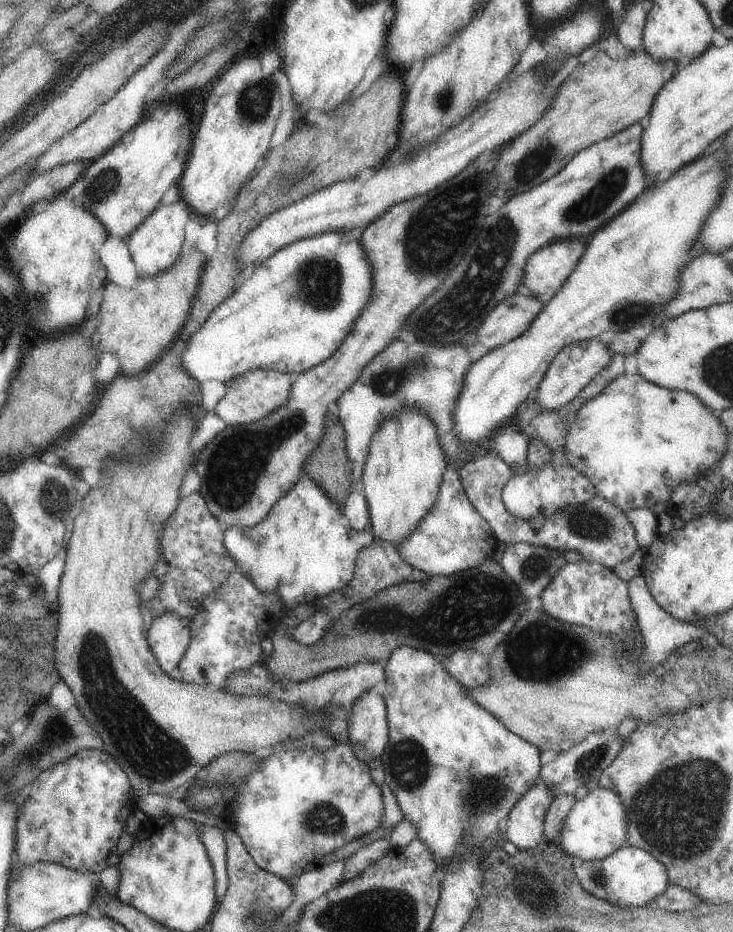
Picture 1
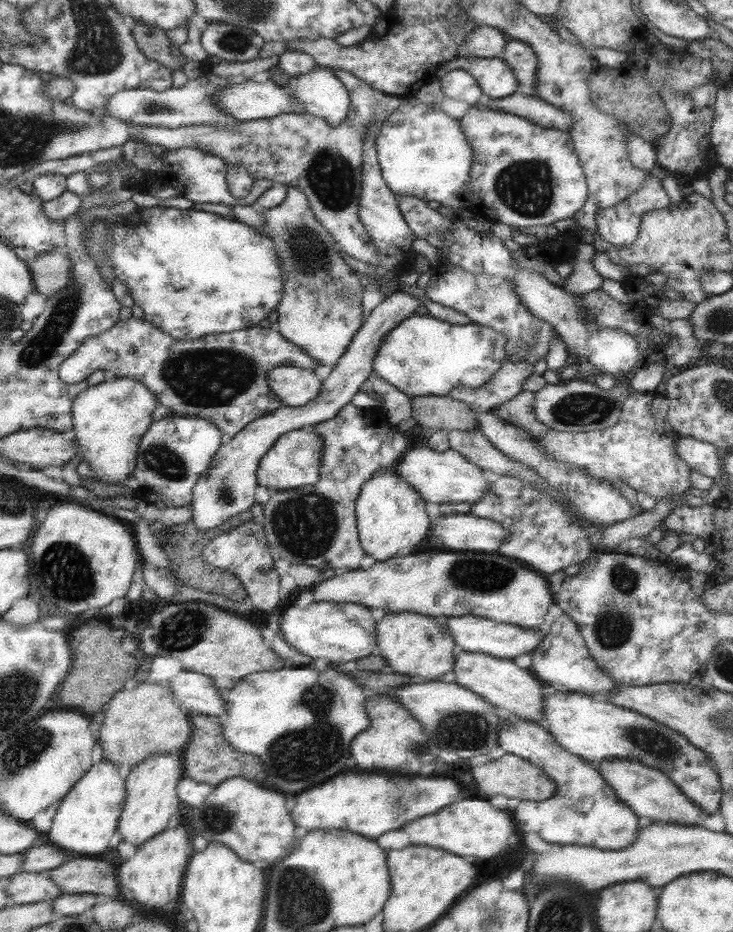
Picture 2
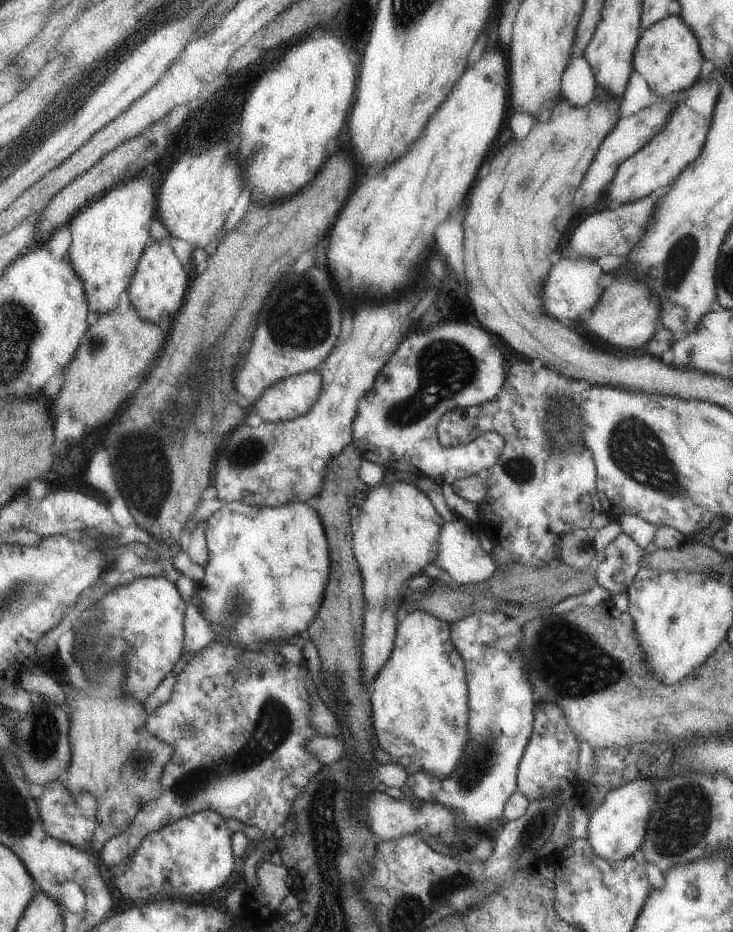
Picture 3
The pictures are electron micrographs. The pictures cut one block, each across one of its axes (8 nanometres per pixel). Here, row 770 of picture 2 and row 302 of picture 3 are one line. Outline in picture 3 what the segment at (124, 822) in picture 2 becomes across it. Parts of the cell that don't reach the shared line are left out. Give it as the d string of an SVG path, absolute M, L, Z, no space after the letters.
M165 236L161 240L151 240L149 246L141 252L125 294L129 296L129 304L135 308L139 318L149 320L151 324L153 322L167 324L179 312L185 292L189 288L189 280L191 280L191 274L183 272L181 262L175 258L175 254L169 246L169 236Z

